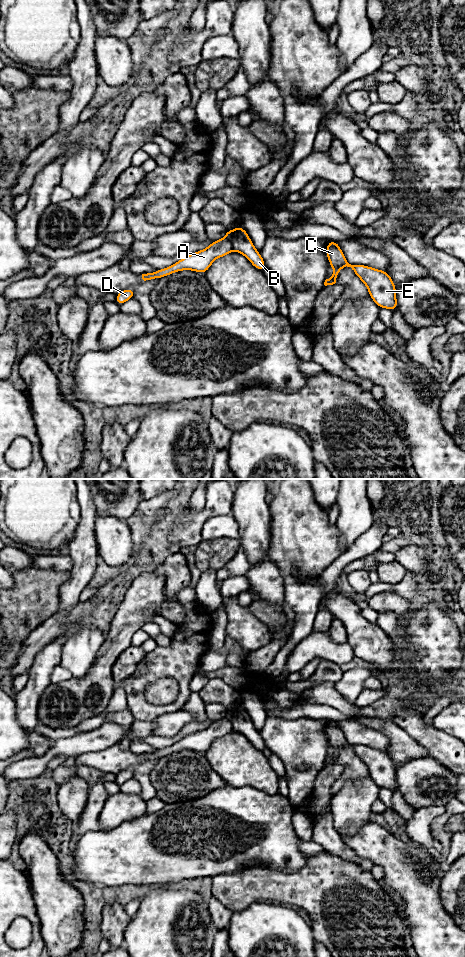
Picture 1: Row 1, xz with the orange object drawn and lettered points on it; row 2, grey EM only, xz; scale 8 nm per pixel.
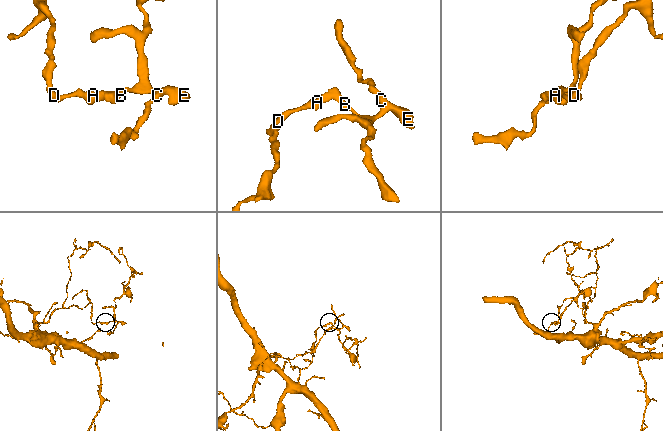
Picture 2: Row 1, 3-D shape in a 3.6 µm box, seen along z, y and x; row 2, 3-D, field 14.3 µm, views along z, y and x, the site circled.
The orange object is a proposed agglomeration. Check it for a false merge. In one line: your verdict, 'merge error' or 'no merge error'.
merge error

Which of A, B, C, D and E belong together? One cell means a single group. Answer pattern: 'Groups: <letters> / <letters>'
Groups: A D / B C E

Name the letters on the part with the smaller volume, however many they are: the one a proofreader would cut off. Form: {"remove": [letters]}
{"remove": ["B", "C", "E"]}

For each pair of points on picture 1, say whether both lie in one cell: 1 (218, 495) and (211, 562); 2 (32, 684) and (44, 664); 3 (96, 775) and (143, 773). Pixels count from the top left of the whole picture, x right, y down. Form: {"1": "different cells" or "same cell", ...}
{"1": "different cells", "2": "same cell", "3": "different cells"}

